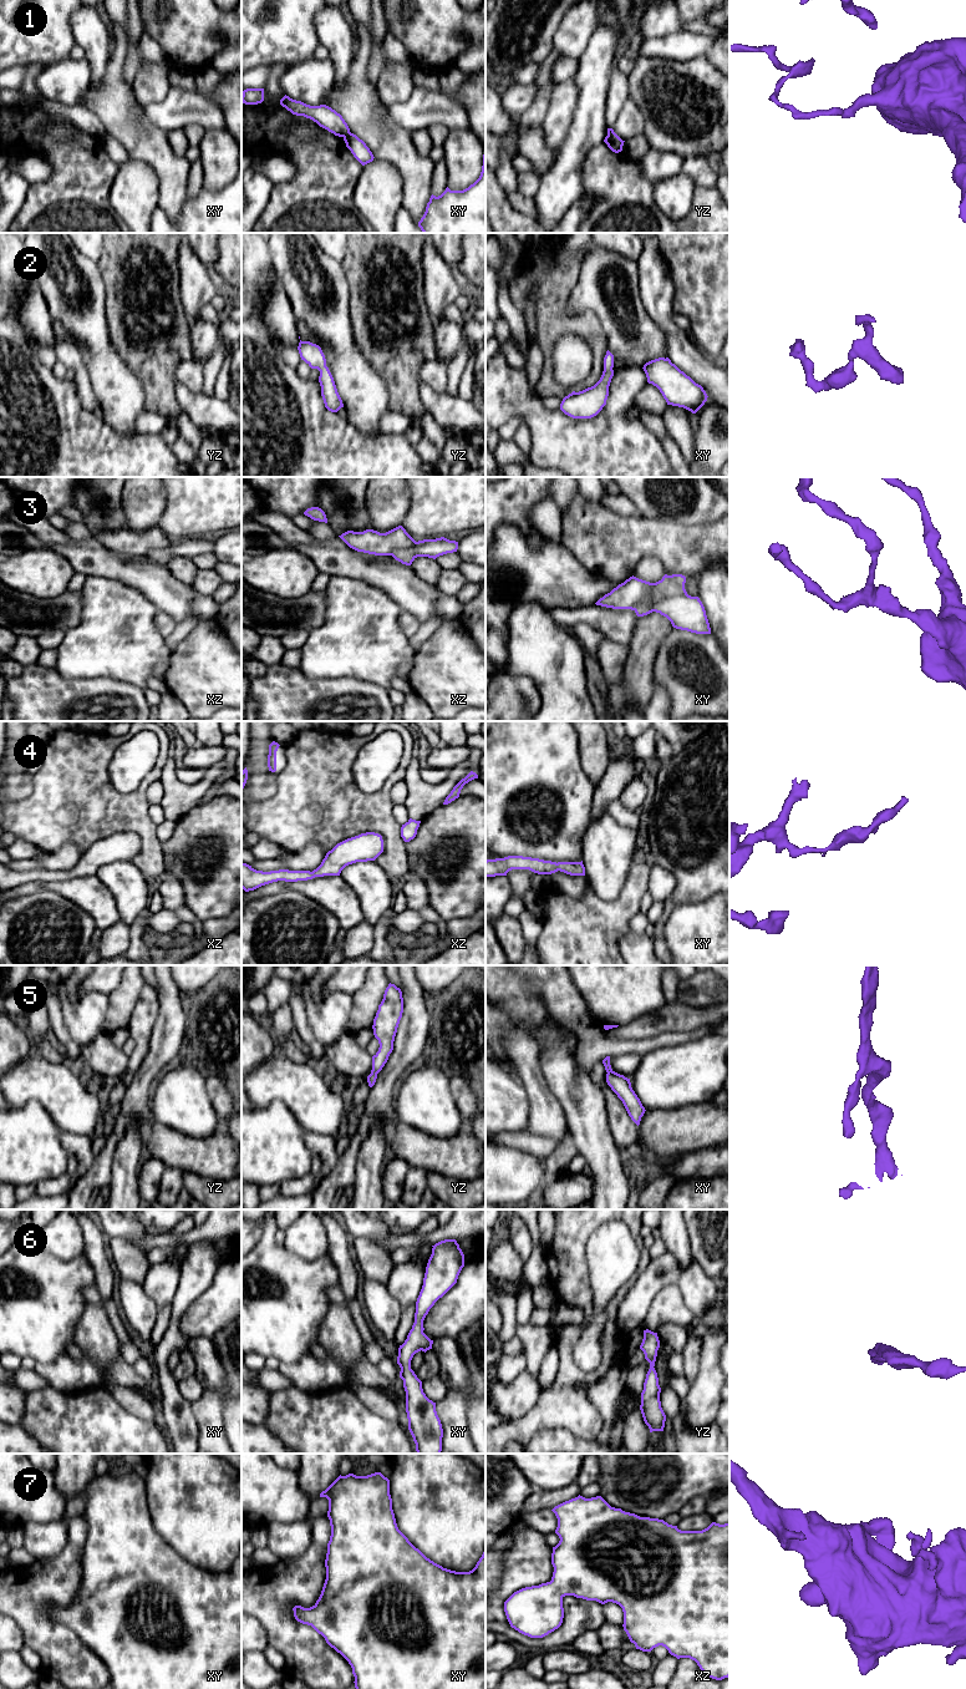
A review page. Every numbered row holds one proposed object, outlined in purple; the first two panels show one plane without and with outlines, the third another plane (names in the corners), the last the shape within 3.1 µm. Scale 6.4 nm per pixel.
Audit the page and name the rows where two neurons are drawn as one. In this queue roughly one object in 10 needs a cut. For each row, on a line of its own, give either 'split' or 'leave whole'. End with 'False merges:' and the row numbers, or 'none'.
1: split
2: leave whole
3: leave whole
4: leave whole
5: leave whole
6: leave whole
7: leave whole
False merges: 1

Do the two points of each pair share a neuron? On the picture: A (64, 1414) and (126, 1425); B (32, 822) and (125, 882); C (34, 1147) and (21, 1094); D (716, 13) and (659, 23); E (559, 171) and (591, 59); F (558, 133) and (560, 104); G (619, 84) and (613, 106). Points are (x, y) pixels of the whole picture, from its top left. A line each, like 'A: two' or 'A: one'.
A: one
B: two
C: two
D: two
E: one
F: one
G: one

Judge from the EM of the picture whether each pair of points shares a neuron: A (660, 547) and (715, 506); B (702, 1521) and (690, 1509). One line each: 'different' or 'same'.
A: different
B: different

